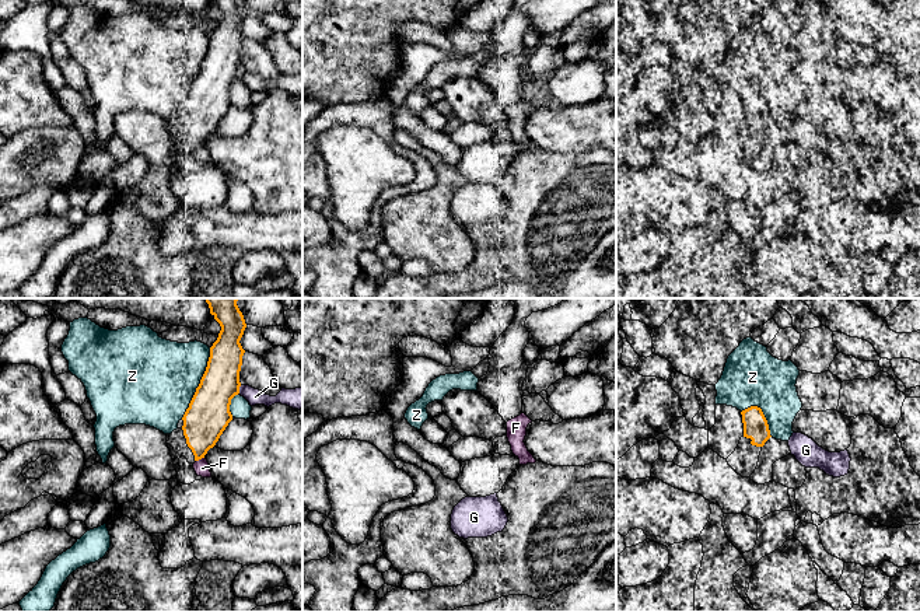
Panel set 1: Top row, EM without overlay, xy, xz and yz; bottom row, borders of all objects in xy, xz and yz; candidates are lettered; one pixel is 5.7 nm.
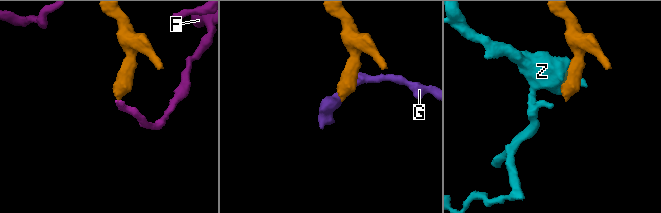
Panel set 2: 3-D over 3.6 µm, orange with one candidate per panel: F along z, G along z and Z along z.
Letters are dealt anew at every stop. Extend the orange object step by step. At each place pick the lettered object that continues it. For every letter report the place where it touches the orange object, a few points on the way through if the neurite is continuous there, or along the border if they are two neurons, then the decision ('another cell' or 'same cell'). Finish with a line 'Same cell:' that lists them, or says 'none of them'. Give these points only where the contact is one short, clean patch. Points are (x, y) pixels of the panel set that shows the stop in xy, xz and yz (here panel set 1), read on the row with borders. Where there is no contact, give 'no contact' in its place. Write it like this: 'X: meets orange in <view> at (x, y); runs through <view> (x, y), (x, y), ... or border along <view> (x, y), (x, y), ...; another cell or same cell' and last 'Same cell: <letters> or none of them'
F: meets orange in xy at (199, 458); another cell
G: meets orange in xy at (238, 390); border along xy (241, 385), (237, 394); another cell
Z: meets orange in xy at (200, 383); another cell
Same cell: none of them

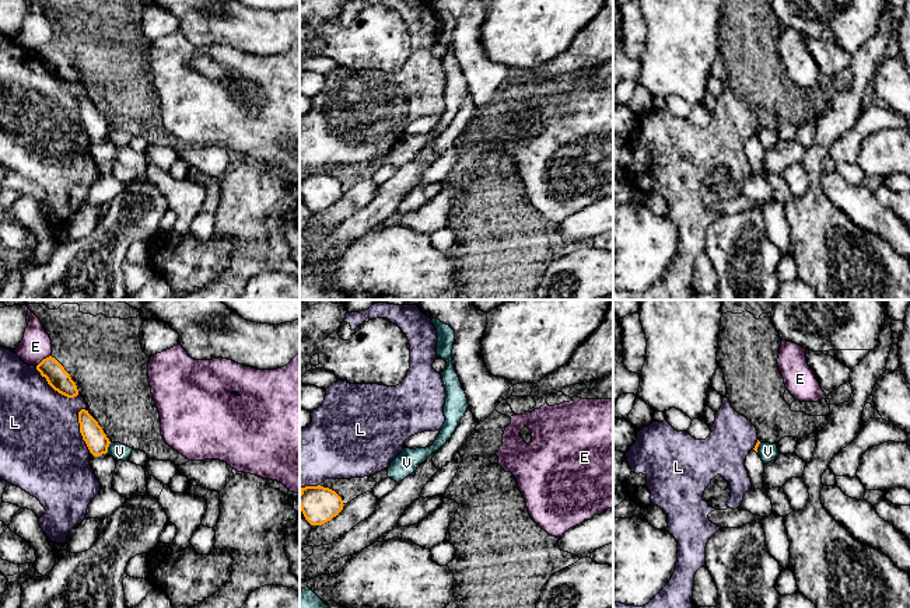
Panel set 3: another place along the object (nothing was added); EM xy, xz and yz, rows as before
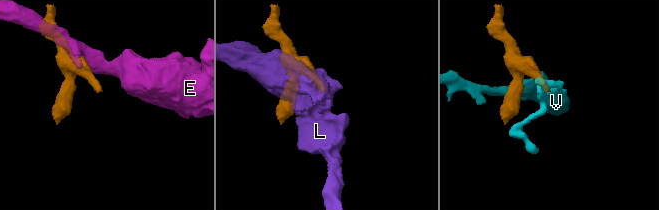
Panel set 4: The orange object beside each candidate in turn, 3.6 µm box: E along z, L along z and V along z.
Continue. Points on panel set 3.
E: meets orange in xy at (44, 359); another cell
L: meets orange in xy at (80, 430); another cell
V: meets orange in xy at (107, 448); border along xy (111, 443), (105, 453); another cell
Same cell: none of them

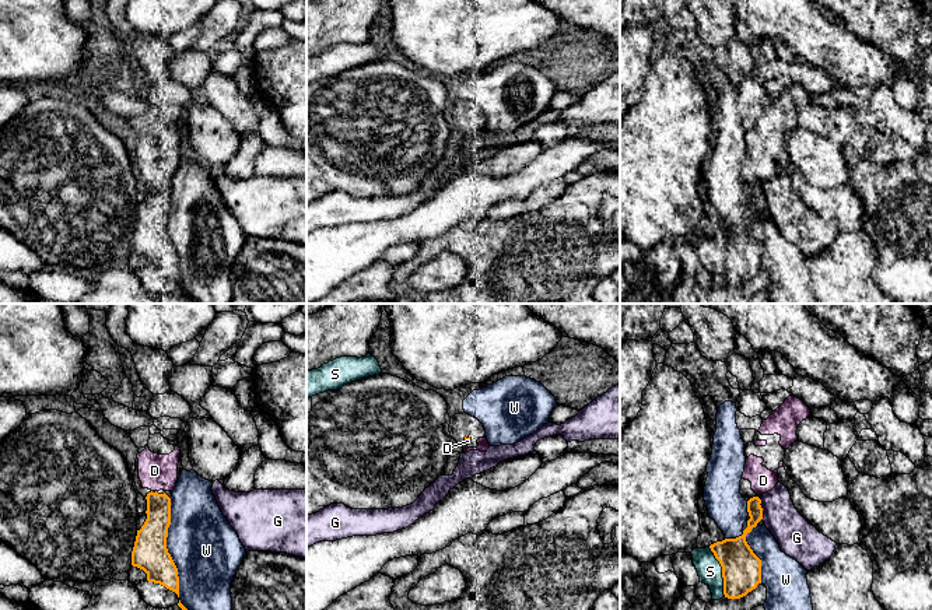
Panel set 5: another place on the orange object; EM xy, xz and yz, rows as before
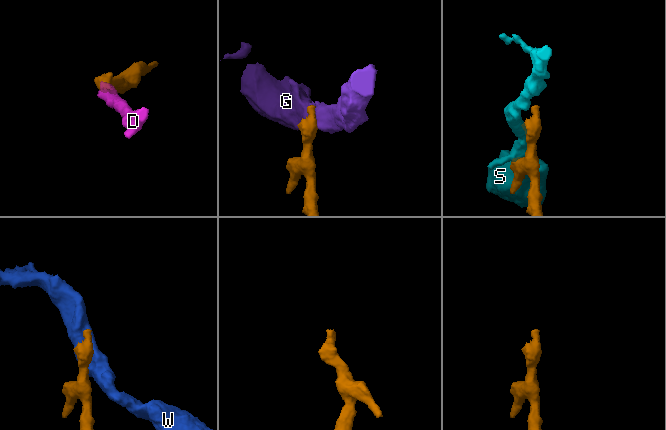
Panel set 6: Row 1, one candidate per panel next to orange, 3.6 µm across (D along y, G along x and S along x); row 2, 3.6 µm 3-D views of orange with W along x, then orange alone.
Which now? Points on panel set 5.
D: meets orange in xz at (468, 438); same cell
G: meets orange in yz at (761, 508); another cell
S: meets orange in yz at (722, 571); another cell
W: meets orange in xy at (165, 547); another cell
Same cell: D

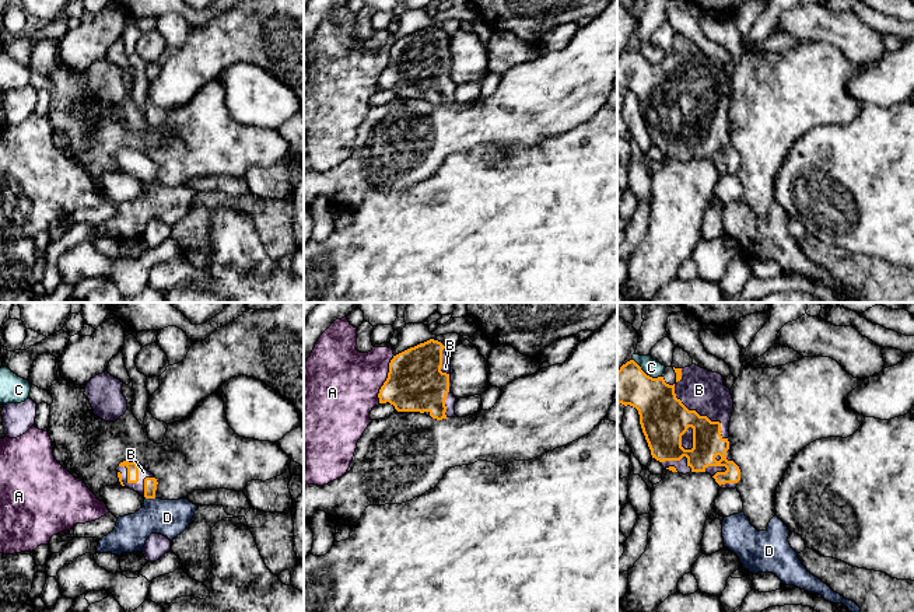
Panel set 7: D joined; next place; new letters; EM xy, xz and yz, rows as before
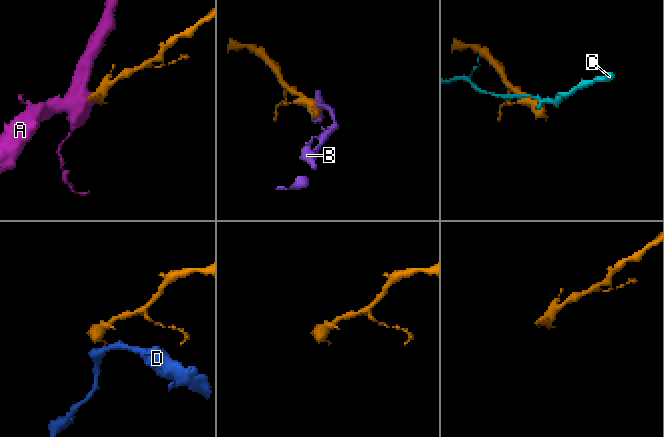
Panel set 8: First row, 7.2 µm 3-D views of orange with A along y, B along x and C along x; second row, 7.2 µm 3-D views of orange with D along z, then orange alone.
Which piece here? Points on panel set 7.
A: meets orange in xz at (387, 380); border along xz (394, 355), (388, 377), (378, 394), (380, 404); another cell
B: meets orange in yz at (693, 411); same cell
C: meets orange in yz at (645, 374); another cell
D: meets orange in xy at (150, 497); border along xy (144, 496), (154, 499); another cell
Same cell: B

